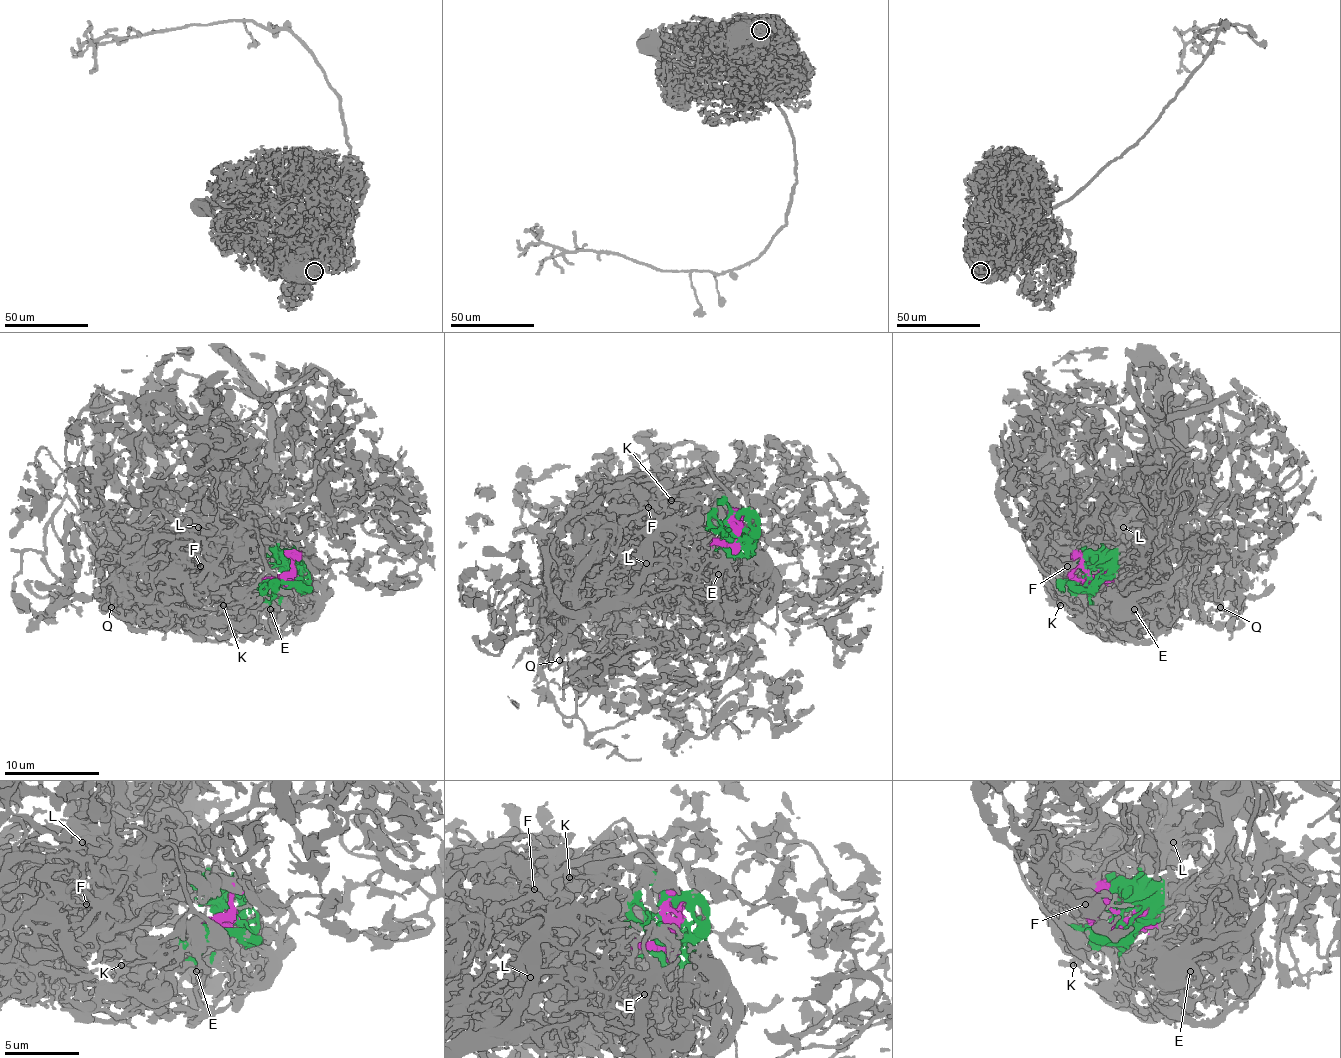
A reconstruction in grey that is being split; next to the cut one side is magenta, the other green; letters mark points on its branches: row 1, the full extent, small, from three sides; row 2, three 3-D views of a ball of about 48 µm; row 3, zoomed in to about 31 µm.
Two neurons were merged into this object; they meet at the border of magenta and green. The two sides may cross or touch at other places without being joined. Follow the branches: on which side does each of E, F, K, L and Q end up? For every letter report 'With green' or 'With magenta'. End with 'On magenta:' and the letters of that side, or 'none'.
E: With green
F: With green
K: With green
L: With green
Q: With green
On magenta: none

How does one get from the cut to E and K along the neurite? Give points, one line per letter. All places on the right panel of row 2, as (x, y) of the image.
E: (1088, 577), (1116, 554), (1140, 568), (1142, 587), (1133, 608)
K: (1088, 577), (1083, 577), (1085, 585), (1064, 599), (1059, 606)

